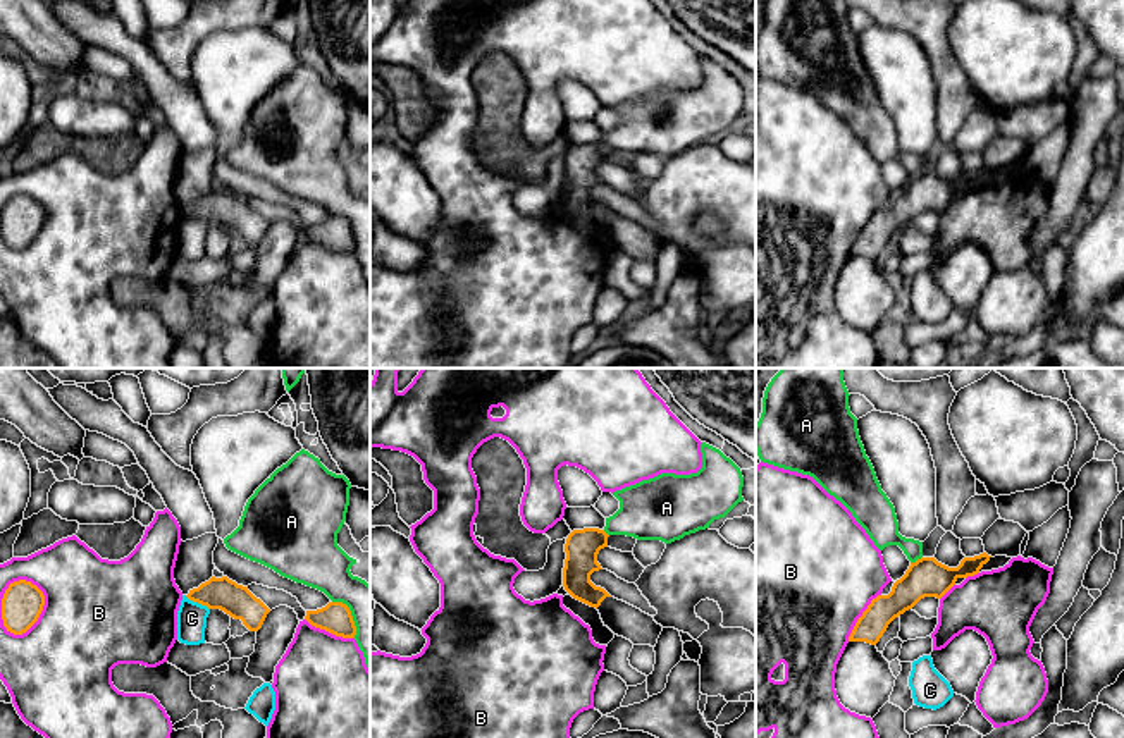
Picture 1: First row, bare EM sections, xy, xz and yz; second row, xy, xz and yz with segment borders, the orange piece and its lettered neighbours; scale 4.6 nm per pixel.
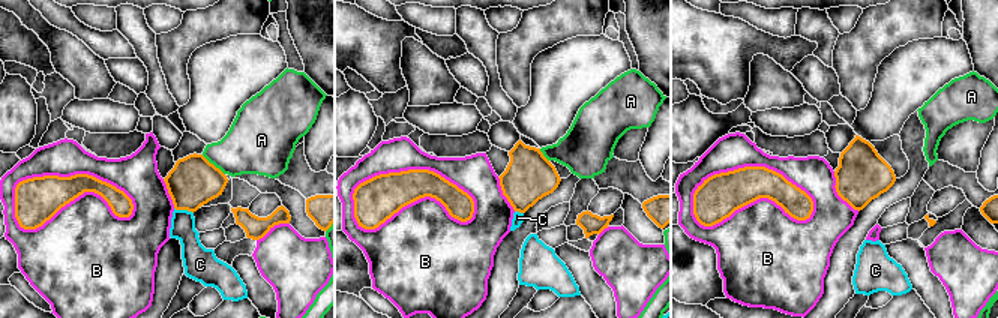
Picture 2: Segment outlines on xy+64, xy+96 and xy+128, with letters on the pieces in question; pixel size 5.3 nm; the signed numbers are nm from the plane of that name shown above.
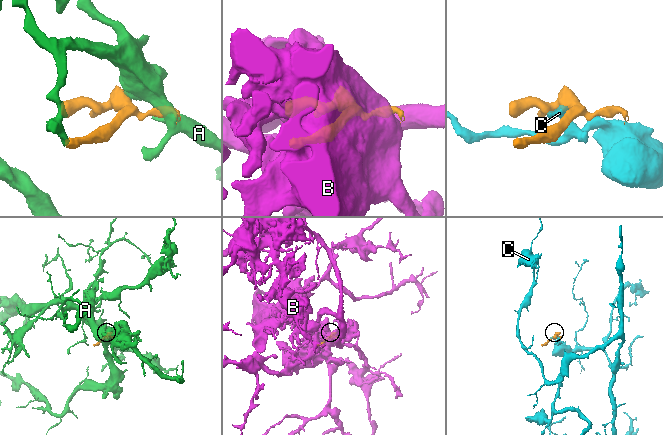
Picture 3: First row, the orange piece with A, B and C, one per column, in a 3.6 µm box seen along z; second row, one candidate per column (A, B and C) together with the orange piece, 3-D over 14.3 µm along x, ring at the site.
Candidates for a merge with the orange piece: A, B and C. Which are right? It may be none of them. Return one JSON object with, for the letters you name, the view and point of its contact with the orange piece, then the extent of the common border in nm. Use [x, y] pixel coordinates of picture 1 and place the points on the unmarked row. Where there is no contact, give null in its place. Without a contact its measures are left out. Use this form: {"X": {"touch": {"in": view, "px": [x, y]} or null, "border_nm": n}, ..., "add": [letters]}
{"add": []}

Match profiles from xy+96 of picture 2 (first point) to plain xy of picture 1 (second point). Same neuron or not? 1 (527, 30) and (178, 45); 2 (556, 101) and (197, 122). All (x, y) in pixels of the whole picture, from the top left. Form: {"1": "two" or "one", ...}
{"1": "one", "2": "two"}

